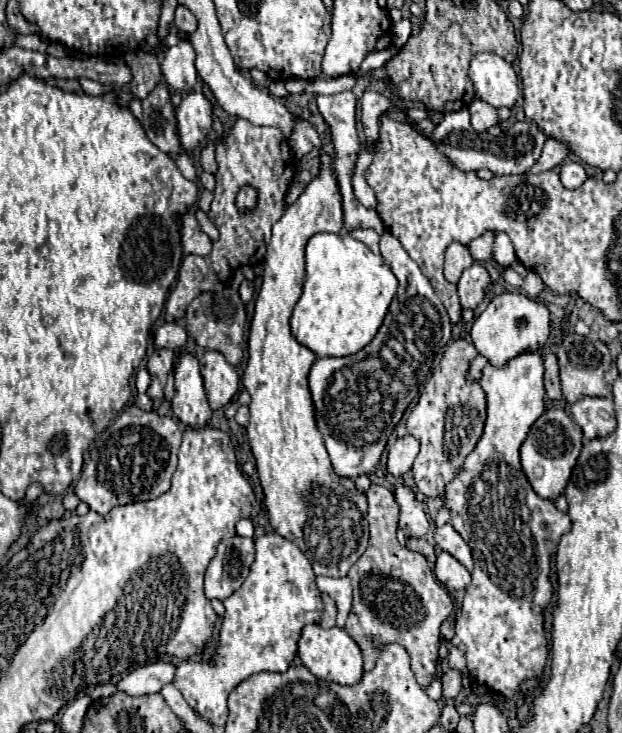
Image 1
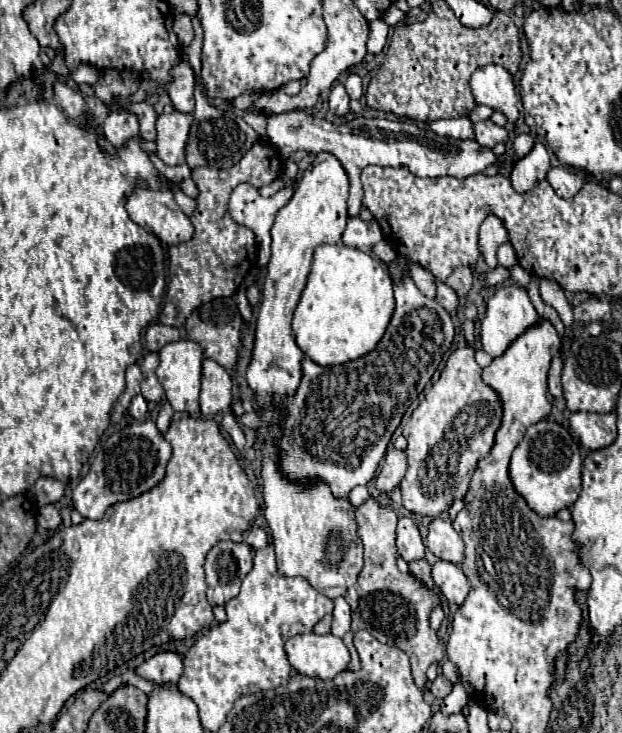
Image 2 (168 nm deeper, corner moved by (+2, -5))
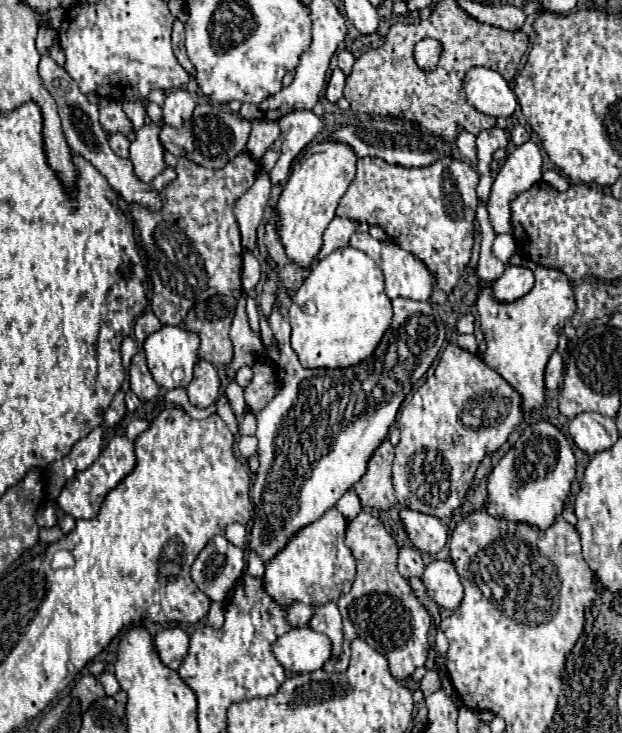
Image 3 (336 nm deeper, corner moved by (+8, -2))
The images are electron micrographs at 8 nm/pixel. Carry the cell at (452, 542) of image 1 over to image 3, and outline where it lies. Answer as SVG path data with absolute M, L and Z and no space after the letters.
M410 508L400 510L400 520L404 522L408 540L414 548L428 554L438 554L448 540L448 528L434 516L414 512Z

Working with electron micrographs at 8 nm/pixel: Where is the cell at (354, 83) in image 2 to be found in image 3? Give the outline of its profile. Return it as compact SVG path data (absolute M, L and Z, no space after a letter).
M342 50L338 52L338 68L348 76L352 72L352 64L354 64L354 54L350 50Z

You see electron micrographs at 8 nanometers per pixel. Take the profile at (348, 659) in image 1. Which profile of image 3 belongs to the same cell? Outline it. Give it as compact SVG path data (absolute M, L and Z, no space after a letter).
M308 626L290 628L272 644L272 652L284 670L294 674L314 672L330 660L328 638L320 636L320 632L312 632Z

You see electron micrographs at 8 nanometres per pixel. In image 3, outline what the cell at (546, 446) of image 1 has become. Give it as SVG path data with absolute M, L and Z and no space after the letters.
M534 422L526 426L514 446L492 468L486 486L484 510L508 522L524 522L538 530L546 530L556 516L562 514L576 476L576 458L568 438L550 422Z

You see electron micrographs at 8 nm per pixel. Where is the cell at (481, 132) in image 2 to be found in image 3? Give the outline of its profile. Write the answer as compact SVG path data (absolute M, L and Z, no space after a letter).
M490 128L490 130L484 130L478 138L476 138L476 144L478 144L478 174L480 174L480 184L478 184L478 196L482 200L488 200L490 196L490 162L492 162L492 154L498 150L498 148L506 148L508 144L508 138L506 138L506 132L500 130L500 128Z

